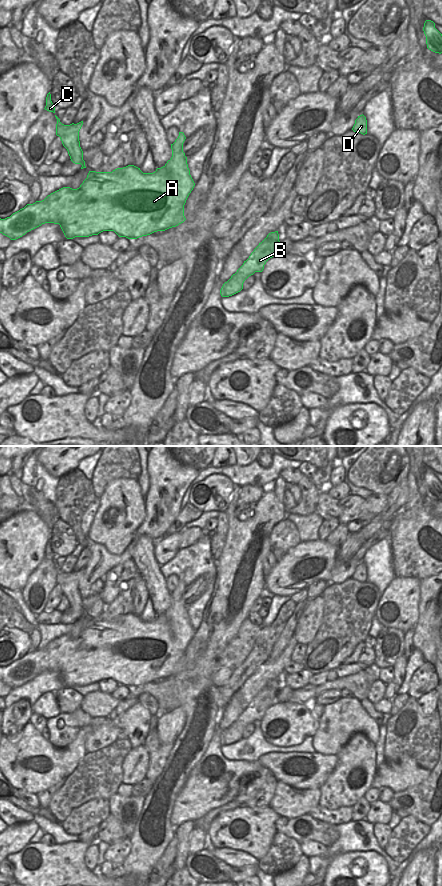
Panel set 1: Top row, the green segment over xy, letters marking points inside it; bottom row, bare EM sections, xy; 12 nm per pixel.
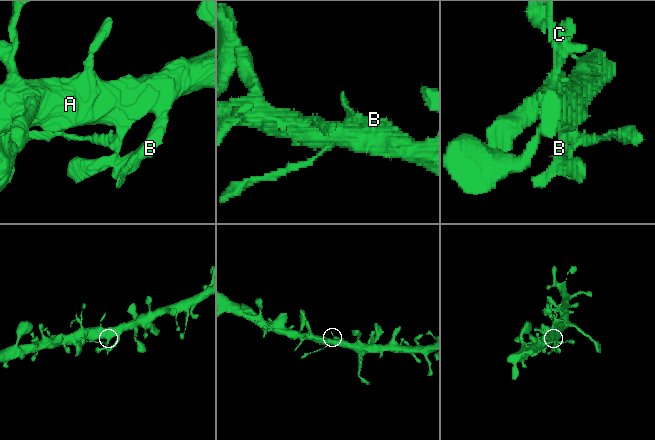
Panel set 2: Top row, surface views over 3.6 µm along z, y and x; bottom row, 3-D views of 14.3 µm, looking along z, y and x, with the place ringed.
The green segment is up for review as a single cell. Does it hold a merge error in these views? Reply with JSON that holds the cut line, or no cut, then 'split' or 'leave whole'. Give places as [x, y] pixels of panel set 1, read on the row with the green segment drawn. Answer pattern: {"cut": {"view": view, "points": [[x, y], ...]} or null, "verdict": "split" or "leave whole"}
{"cut": null, "verdict": "leave whole"}

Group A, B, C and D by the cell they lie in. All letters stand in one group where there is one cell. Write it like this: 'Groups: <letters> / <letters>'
Groups: A B C D

